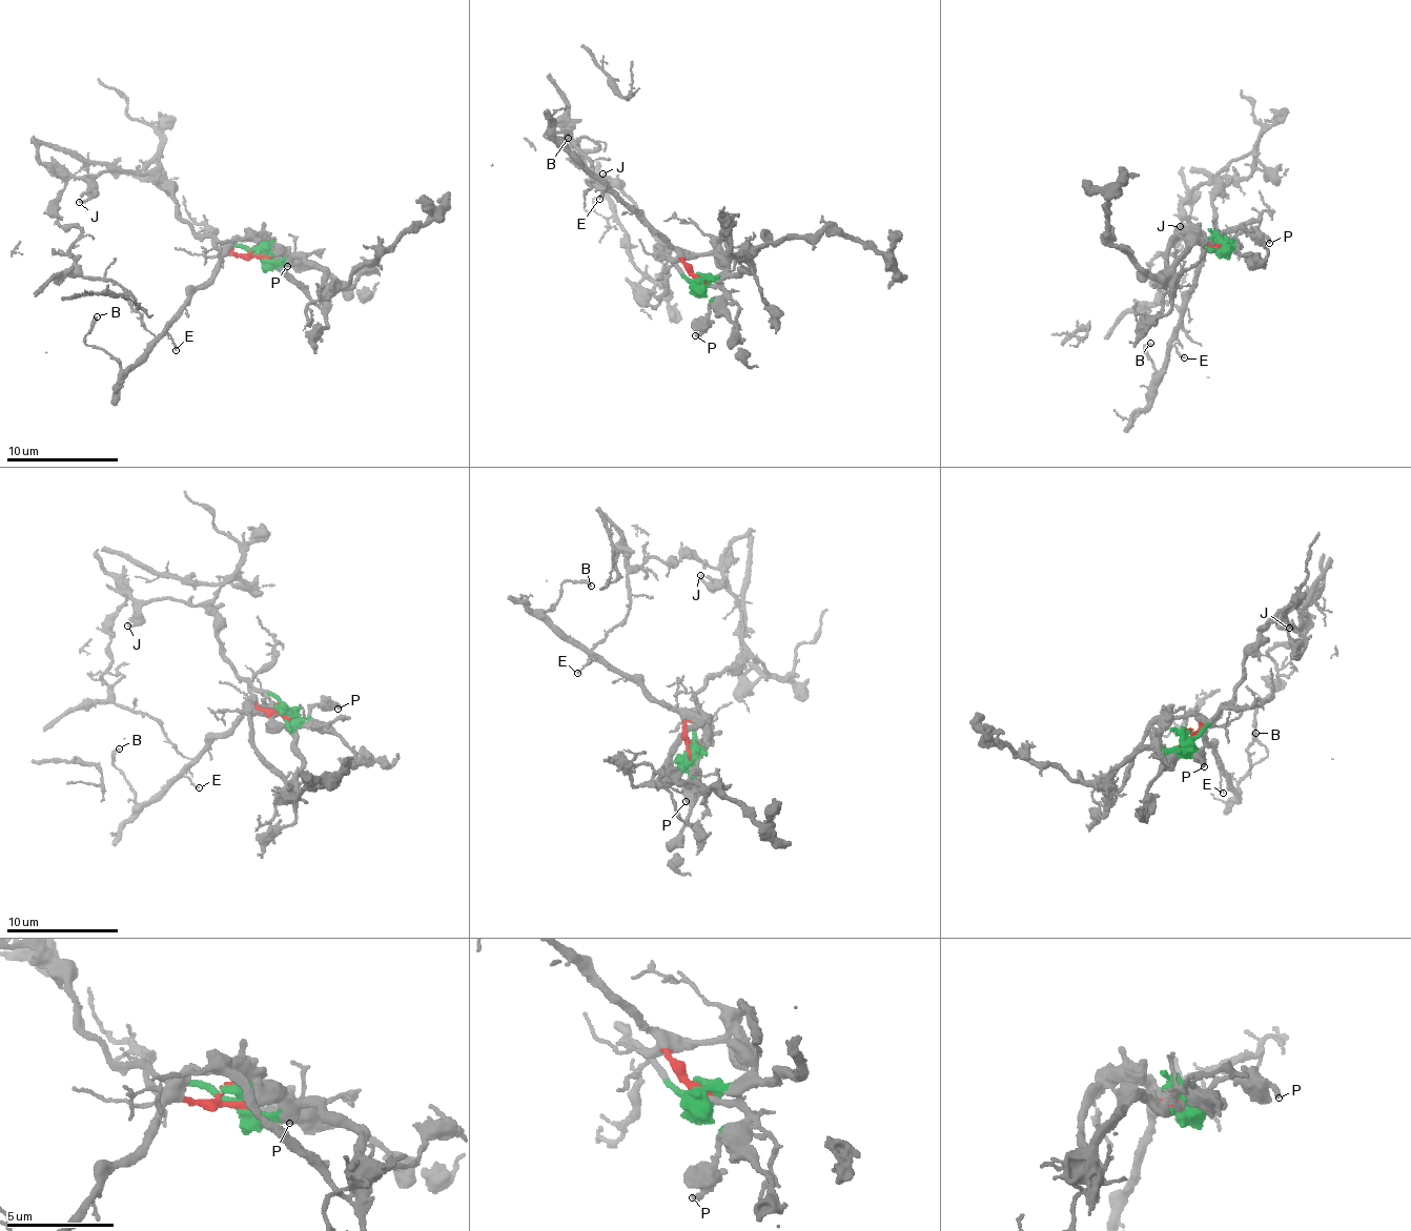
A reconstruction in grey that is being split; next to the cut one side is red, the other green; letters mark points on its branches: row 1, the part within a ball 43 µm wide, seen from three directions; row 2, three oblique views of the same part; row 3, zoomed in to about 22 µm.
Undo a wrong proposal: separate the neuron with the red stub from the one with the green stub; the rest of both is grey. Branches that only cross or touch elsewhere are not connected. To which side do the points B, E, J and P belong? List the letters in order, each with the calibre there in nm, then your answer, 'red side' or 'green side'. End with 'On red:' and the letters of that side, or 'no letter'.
B: calibre 200 nm; red side
E: calibre 120 nm; red side
J: calibre 170 nm; green side
P: calibre 280 nm; green side
On red: B, E

